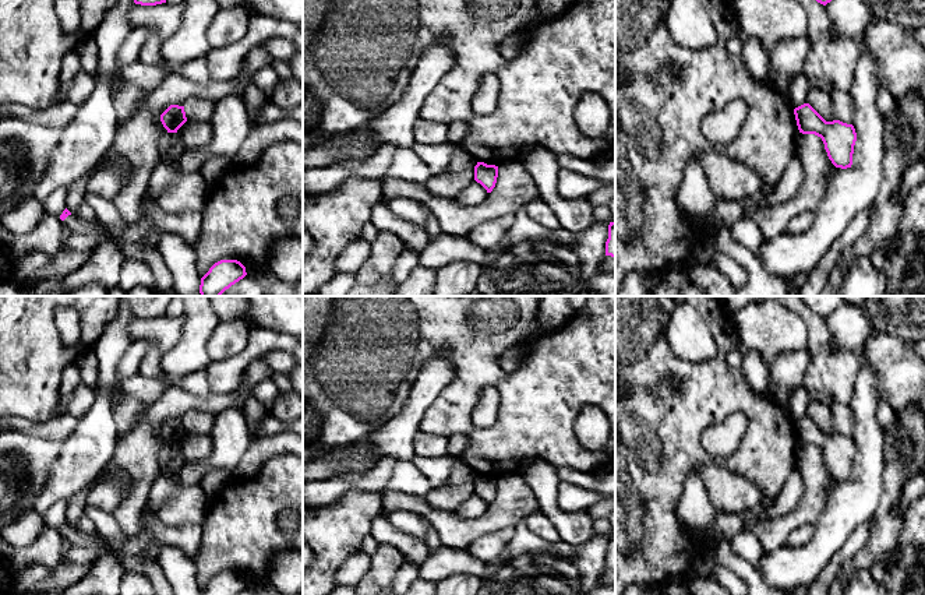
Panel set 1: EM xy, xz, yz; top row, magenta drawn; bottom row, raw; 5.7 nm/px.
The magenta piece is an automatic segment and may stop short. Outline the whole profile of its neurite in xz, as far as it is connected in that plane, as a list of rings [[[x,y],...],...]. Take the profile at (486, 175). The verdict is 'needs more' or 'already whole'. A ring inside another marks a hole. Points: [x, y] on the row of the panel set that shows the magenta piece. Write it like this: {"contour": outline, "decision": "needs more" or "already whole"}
{"contour": [[[477,162],[474,166],[474,180],[480,183],[487,193],[491,193],[495,187],[498,177],[498,166],[487,165],[484,162]]], "decision": "already whole"}

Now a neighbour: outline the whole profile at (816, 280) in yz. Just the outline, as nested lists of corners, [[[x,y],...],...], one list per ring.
[[[865,210],[851,219],[843,233],[832,243],[818,265],[809,272],[801,288],[799,296],[820,296],[843,251],[852,246],[866,232],[868,226],[869,210]]]

